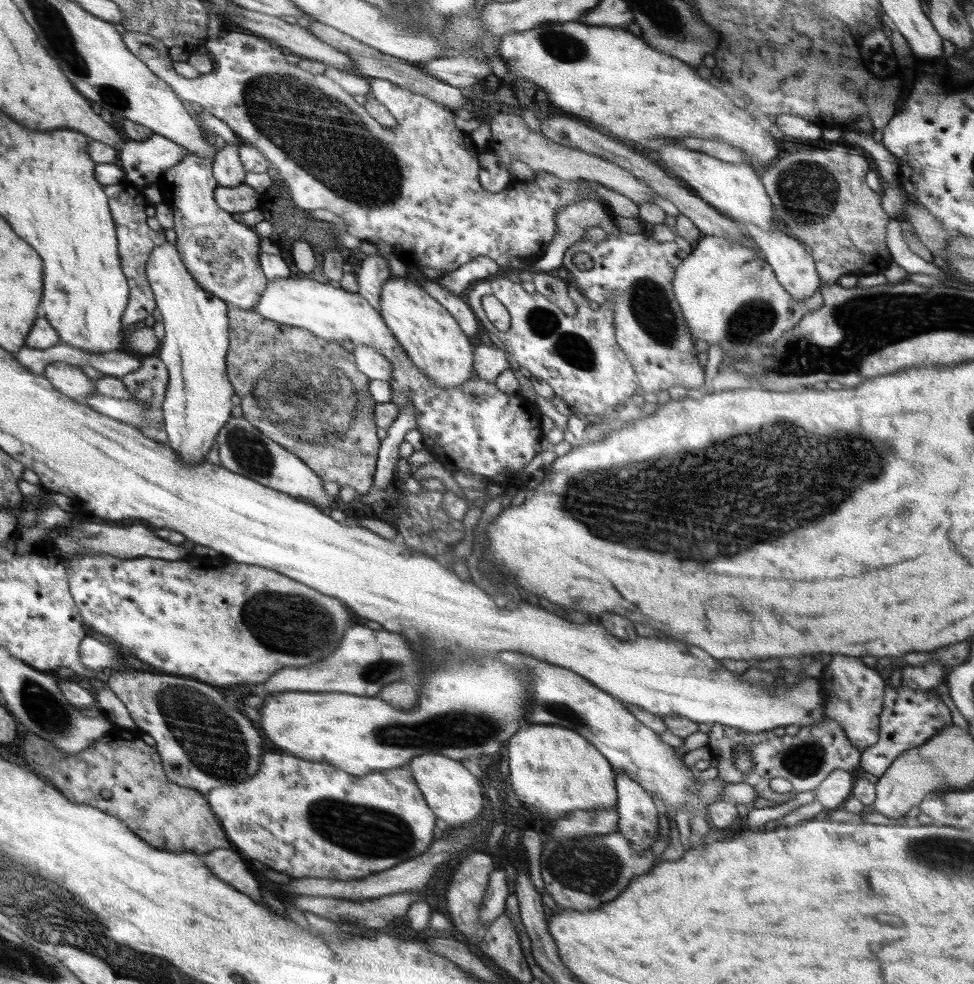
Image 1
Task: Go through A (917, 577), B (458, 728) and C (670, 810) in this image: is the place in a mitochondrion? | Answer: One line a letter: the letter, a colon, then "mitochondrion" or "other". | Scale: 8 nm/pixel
A: other
B: mitochondrion
C: other

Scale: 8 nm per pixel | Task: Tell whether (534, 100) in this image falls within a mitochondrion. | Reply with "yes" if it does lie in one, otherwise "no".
no

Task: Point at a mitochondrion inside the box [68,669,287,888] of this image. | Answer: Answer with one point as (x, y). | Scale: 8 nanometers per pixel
(194, 718)

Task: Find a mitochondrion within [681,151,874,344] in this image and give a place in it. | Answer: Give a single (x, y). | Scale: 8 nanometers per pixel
(808, 191)

